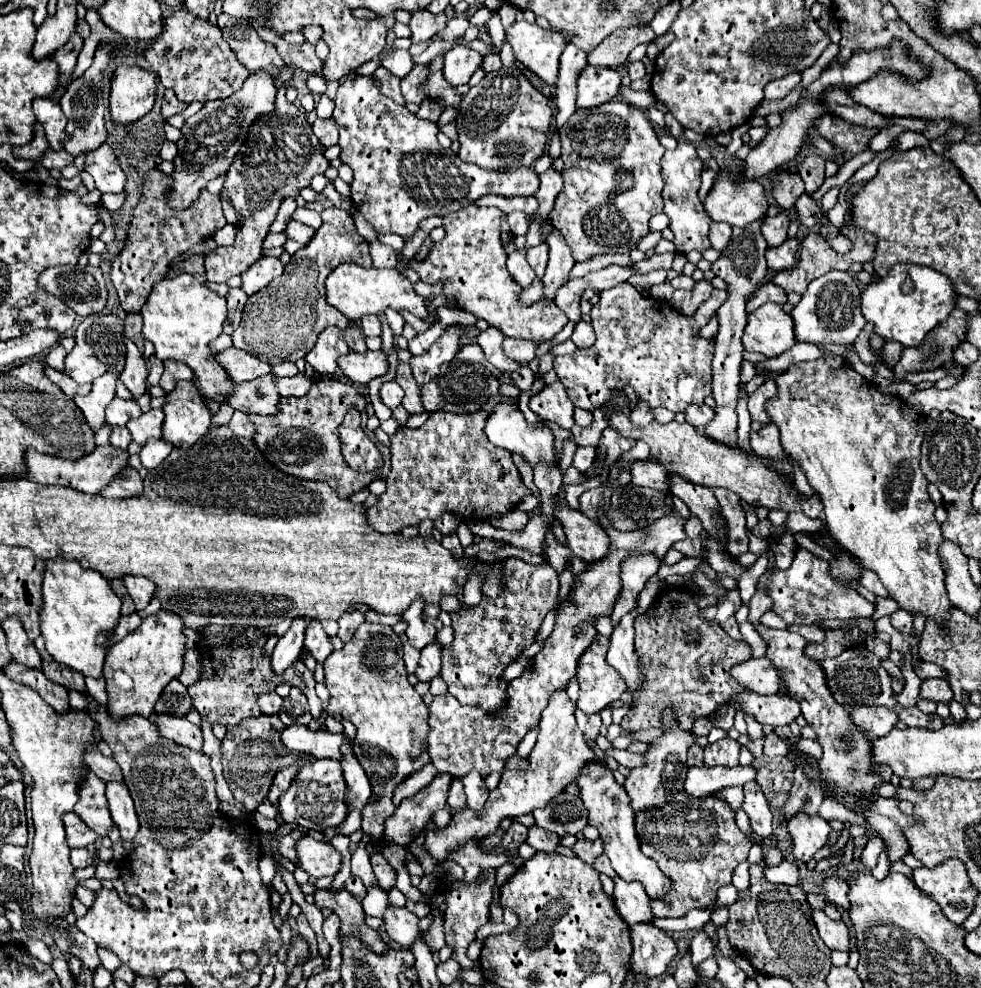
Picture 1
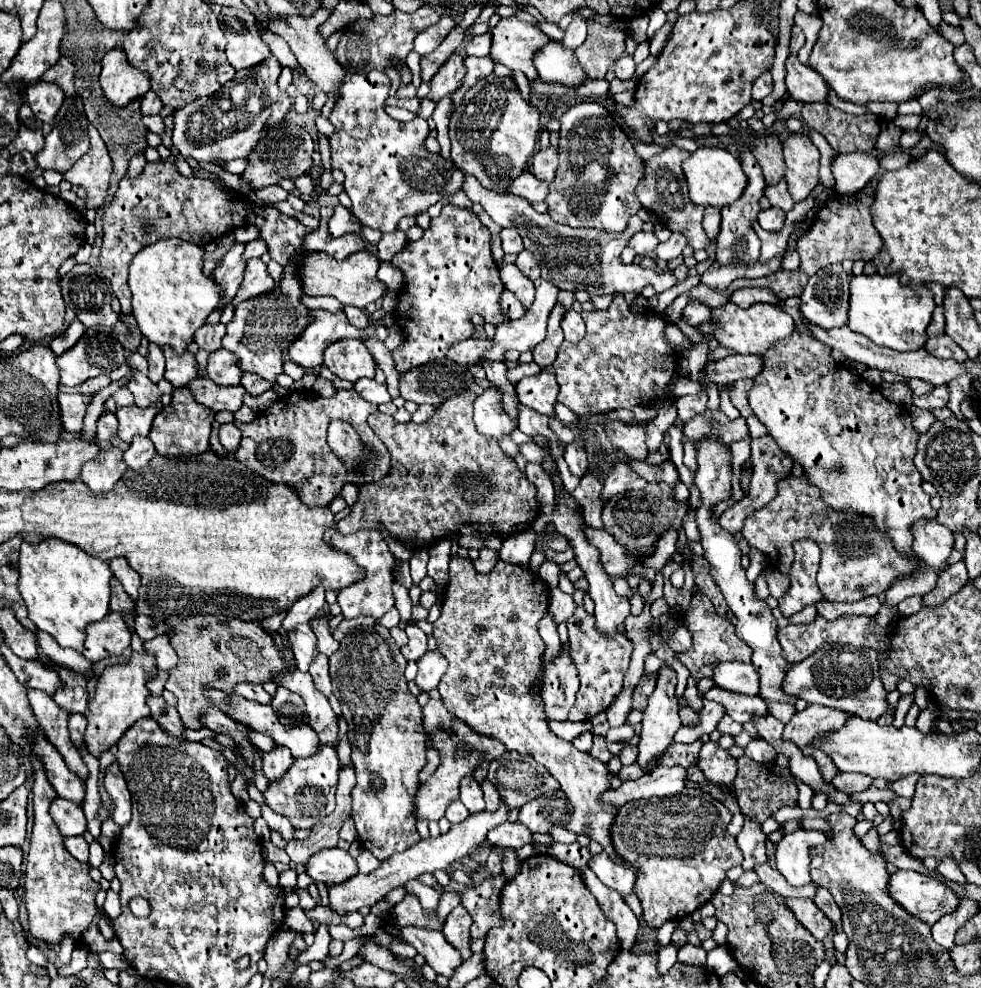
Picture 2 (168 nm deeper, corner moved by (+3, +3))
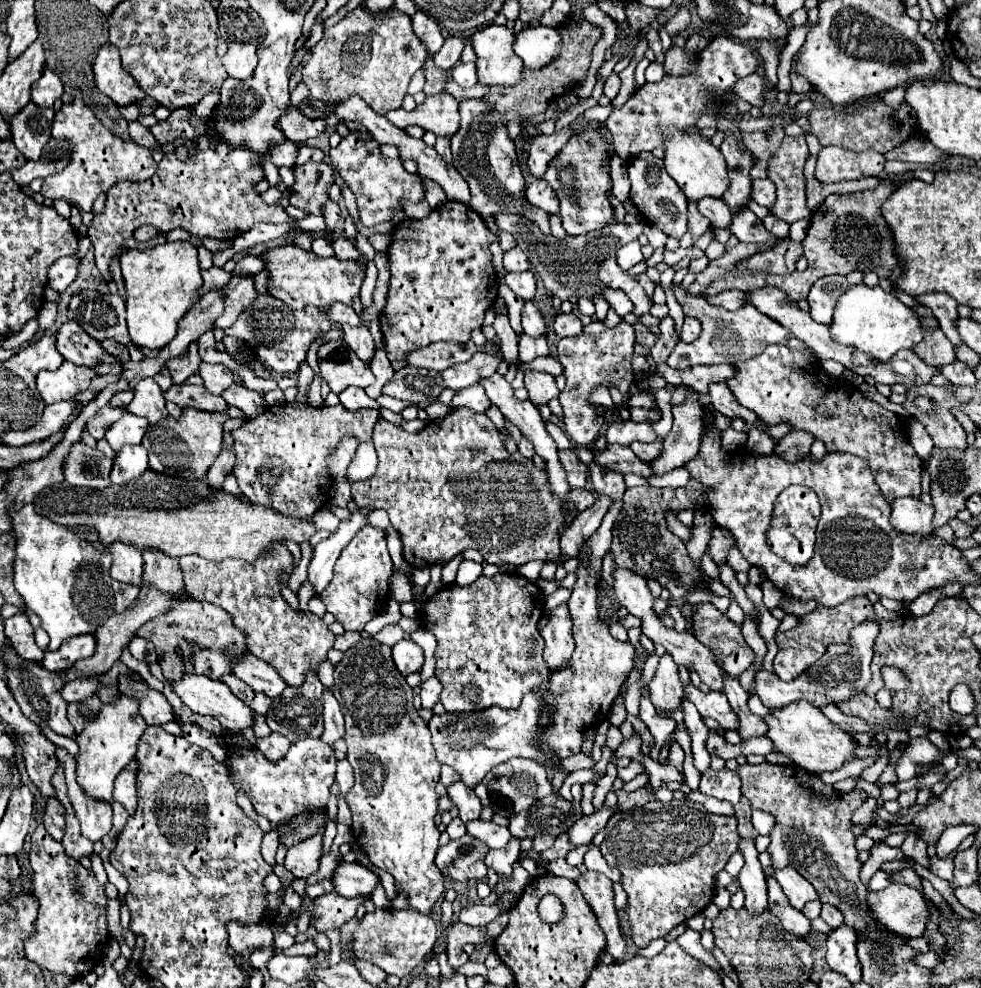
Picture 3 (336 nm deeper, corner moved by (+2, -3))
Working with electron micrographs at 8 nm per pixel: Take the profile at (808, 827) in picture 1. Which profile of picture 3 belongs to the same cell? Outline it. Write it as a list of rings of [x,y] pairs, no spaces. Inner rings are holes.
[[[787,865],[779,871],[773,873],[775,881],[781,885],[783,893],[787,895],[789,903],[795,907],[795,909],[803,909],[803,905],[811,899],[817,899],[817,891],[813,889],[813,885],[799,873],[795,871],[795,867]]]

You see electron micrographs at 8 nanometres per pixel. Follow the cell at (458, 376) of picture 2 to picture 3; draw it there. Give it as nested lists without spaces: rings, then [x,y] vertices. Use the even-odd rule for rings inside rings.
[[[405,367],[401,369],[401,373],[393,375],[393,379],[383,387],[383,393],[401,401],[427,405],[437,401],[443,389],[445,389],[445,383],[439,371]]]

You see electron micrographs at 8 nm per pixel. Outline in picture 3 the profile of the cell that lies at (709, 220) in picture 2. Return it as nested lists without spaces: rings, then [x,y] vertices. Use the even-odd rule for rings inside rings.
[[[705,197],[697,203],[697,209],[701,215],[705,215],[711,221],[713,229],[729,229],[731,213],[729,213],[729,207],[723,203],[723,199]]]

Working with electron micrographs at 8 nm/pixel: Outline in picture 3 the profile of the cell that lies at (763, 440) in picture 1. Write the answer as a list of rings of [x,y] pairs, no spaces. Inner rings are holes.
[[[687,387],[687,399],[679,405],[673,405],[673,429],[663,441],[663,455],[651,463],[655,475],[683,467],[697,455],[705,437],[705,429],[709,429],[701,407],[703,403],[699,401],[699,393]]]

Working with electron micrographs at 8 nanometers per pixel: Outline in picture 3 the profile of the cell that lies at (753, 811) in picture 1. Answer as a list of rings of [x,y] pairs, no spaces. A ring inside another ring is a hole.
[[[741,839],[739,851],[745,857],[745,865],[739,873],[741,889],[745,891],[745,907],[749,913],[761,913],[767,909],[767,877],[759,863],[759,851],[753,839]]]

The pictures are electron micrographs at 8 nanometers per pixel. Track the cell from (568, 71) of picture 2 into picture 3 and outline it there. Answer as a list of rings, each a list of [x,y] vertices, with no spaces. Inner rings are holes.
[[[529,27],[517,33],[517,41],[513,47],[527,69],[539,71],[561,57],[563,37],[553,27]]]

